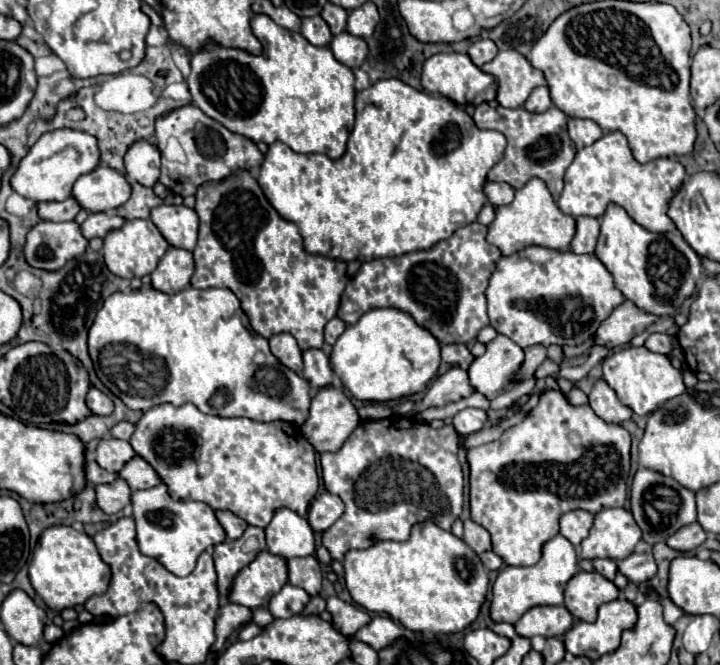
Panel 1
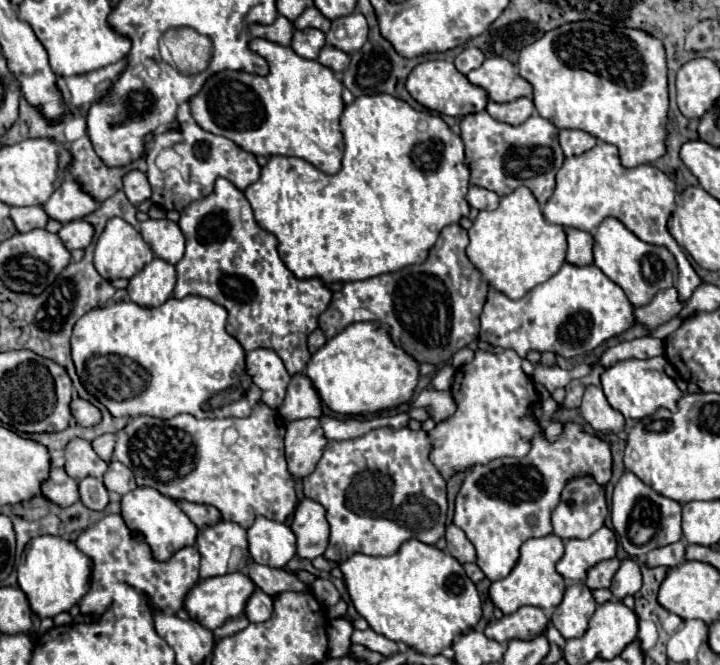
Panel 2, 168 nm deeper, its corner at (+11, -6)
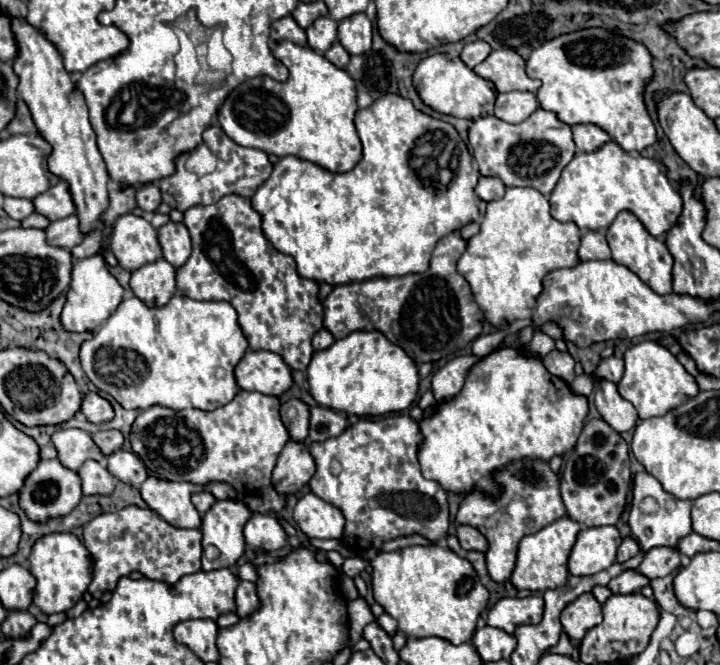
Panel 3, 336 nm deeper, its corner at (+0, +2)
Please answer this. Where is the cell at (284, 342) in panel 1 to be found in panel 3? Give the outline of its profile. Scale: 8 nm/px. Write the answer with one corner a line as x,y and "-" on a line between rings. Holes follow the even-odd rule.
248,350
236,364
234,378
238,388
268,396
282,396
292,386
290,368
274,352

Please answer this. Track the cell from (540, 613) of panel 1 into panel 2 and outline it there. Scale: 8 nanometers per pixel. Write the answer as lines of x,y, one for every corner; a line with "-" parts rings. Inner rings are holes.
523,606
513,614
507,614
499,620
493,620
485,628
485,634
497,642
533,640
533,638
545,634
549,624
551,624
551,620
545,616
545,612
541,608

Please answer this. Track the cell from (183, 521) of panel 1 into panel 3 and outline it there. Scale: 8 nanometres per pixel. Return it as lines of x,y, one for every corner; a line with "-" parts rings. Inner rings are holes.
148,476
142,482
140,494
144,502
158,512
168,524
176,528
200,528
202,518
196,512
190,496
194,490
190,482
170,482
156,476

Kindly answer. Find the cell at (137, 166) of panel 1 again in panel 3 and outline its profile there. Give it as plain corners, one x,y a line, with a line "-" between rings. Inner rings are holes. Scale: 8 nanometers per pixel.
144,184
144,188
138,188
136,190
136,202
138,202
138,208
148,212
148,214
154,214
162,202
162,196
160,196
160,188
158,184

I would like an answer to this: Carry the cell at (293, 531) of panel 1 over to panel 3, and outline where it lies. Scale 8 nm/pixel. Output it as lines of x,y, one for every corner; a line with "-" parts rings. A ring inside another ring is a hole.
254,514
244,526
248,546
262,550
278,550
286,546
286,532
274,514

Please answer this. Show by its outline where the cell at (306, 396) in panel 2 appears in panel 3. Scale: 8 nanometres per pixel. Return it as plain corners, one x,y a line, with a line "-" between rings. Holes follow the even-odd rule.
288,400
280,406
280,418
294,442
306,442
308,438
308,406
302,400

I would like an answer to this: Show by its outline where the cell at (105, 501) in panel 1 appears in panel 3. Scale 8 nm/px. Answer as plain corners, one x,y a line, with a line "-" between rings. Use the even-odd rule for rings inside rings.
86,460
80,466
78,476
82,480
82,492
84,492
84,496
90,496
90,494
102,494
102,496
106,496
116,486
116,478
106,470
106,466
102,466
96,460

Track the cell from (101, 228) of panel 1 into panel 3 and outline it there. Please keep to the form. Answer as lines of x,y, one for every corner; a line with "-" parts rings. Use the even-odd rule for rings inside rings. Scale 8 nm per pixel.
68,216
62,220
54,220
48,224
46,232
46,240
52,246
60,246
60,248
74,248
76,244
80,244
84,240
84,234
78,228
78,220
76,216

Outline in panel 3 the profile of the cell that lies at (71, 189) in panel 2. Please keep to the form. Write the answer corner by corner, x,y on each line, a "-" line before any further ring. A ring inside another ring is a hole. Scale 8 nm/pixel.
62,180
32,200
34,210
48,220
60,220
72,214
72,196
68,196
68,184

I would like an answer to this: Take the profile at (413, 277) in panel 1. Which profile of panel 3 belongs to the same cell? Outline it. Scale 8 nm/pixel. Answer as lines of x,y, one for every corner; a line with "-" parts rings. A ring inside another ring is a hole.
452,232
438,240
430,268
422,274
374,278
332,288
322,302
324,328
336,340
356,330
378,330
392,344
400,346
416,364
440,362
454,356
482,332
484,324
484,314
472,300
468,282
456,272
456,262
464,250
466,242
460,238
460,232

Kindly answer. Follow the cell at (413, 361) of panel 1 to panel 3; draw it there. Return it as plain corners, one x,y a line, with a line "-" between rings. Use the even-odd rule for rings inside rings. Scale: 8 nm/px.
352,332
342,340
336,340
328,350
320,350
312,356
312,362
306,370
308,392
312,398
330,410
348,414
348,416
384,416
390,412
406,410
418,396
418,370
408,354
384,338
378,332

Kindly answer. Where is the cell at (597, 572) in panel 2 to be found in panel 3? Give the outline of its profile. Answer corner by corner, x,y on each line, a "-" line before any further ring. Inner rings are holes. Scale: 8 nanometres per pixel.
624,538
618,548
618,562
626,562
628,558
636,556
640,552
640,544
636,538

